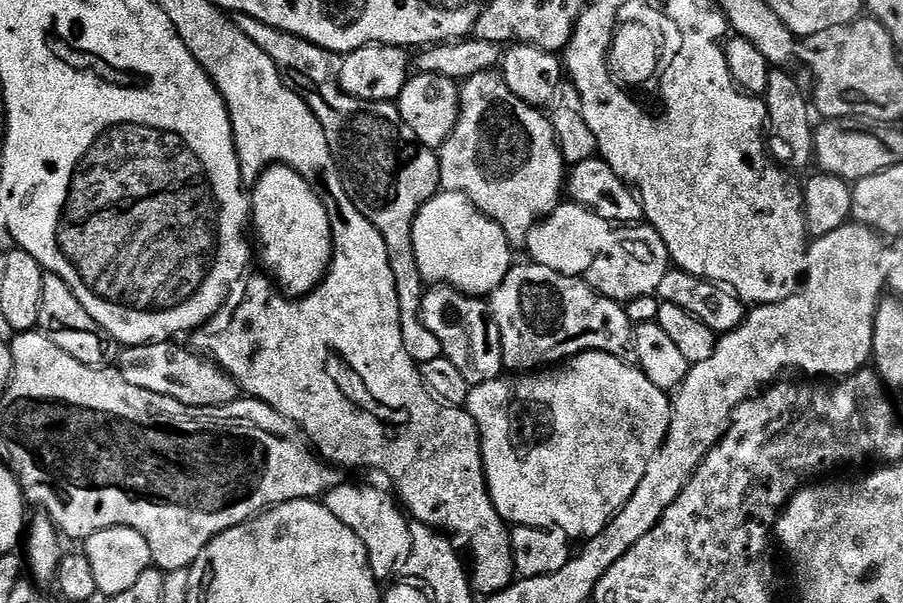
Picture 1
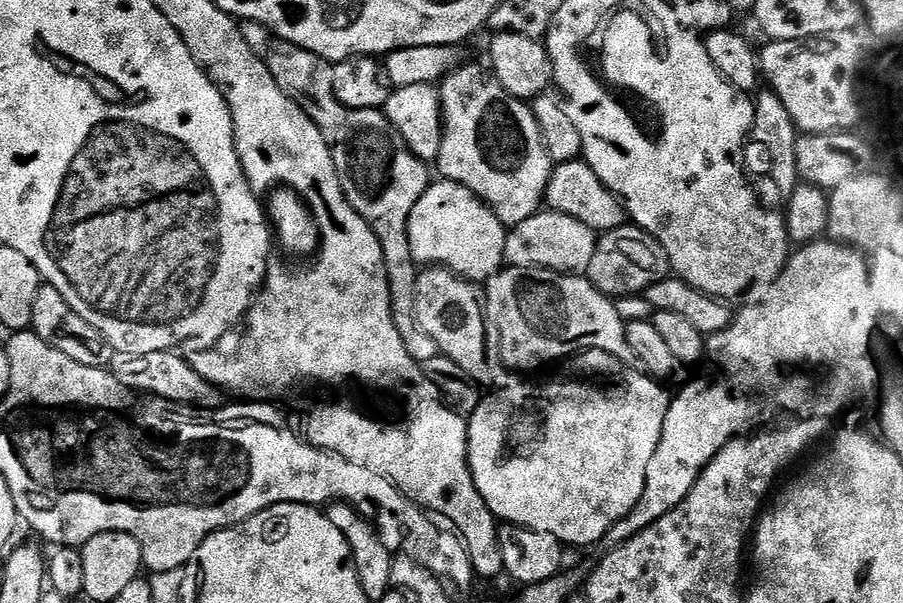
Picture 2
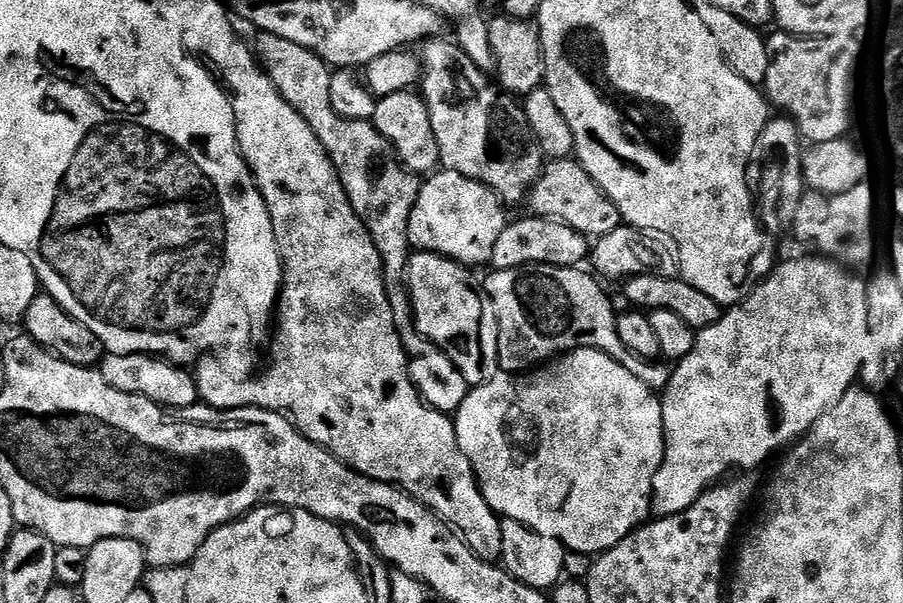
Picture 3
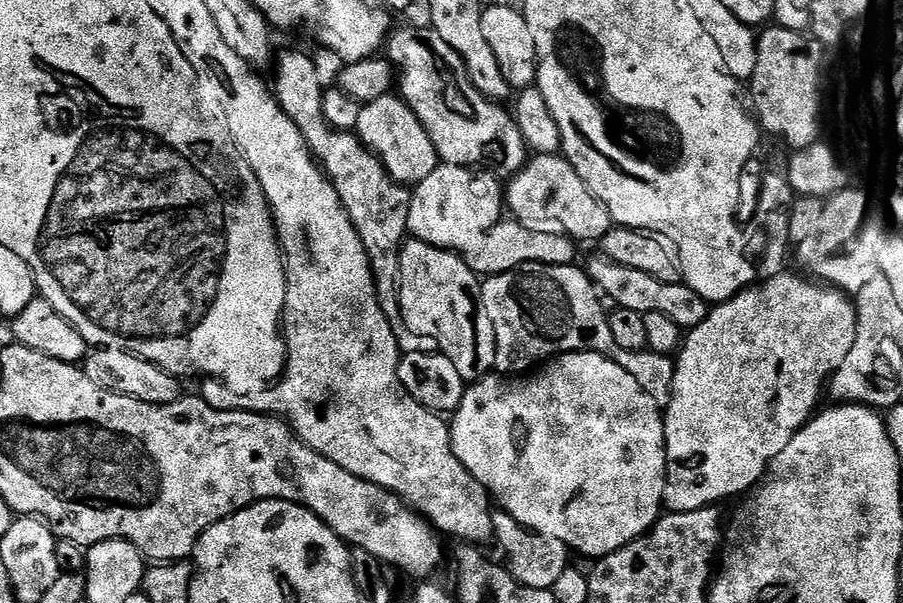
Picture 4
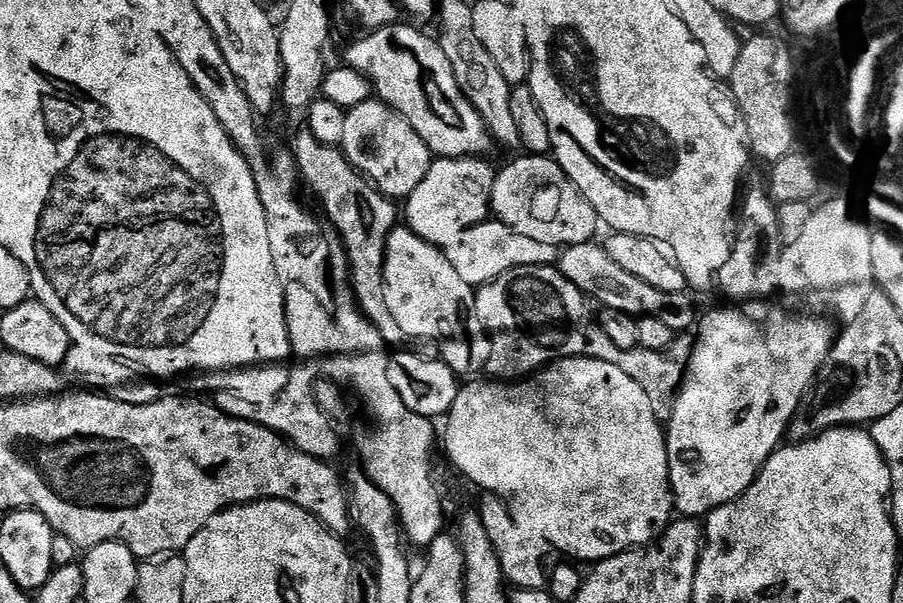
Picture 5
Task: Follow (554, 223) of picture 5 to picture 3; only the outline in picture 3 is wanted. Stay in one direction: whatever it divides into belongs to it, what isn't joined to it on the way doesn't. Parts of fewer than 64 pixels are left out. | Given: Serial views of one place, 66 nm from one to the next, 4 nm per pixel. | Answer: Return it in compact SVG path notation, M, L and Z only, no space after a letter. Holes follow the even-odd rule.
M575 158L553 160L543 165L536 183L526 197L526 204L532 207L531 215L542 220L556 220L581 232L589 238L606 236L622 227L620 211L610 198L586 174L584 167Z

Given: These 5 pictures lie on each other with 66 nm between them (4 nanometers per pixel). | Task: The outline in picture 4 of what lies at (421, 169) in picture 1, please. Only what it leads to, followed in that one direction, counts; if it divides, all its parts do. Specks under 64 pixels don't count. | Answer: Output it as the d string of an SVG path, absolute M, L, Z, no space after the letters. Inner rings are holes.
M284 52L275 57L274 69L276 68L276 88L274 84L274 95L280 101L282 110L298 126L302 138L308 144L308 149L316 158L316 163L324 169L325 175L337 191L338 198L344 209L348 211L348 216L352 219L352 224L356 227L358 238L361 239L365 254L369 263L372 264L372 277L375 280L376 296L380 299L380 306L386 318L396 322L401 319L400 304L397 296L397 274L399 272L400 250L408 230L408 202L410 192L405 185L396 183L389 176L384 168L384 163L364 147L364 143L355 131L337 131L328 124L323 116L323 96L325 89L320 88L320 72L316 69L316 64L310 57L302 52Z

